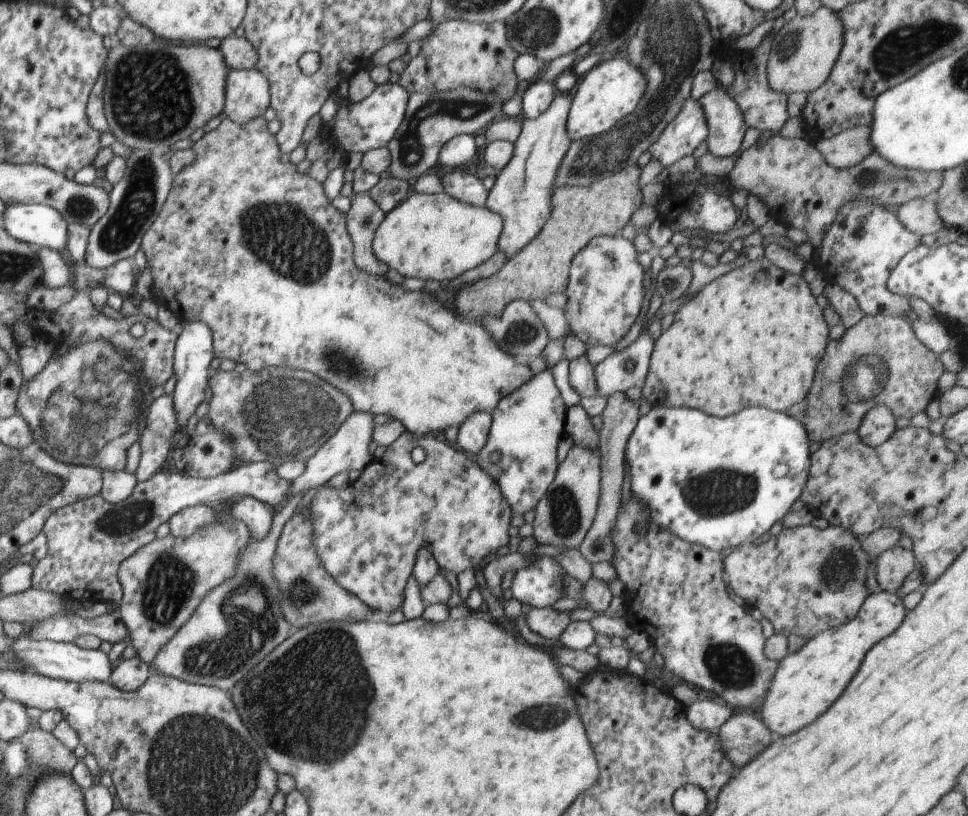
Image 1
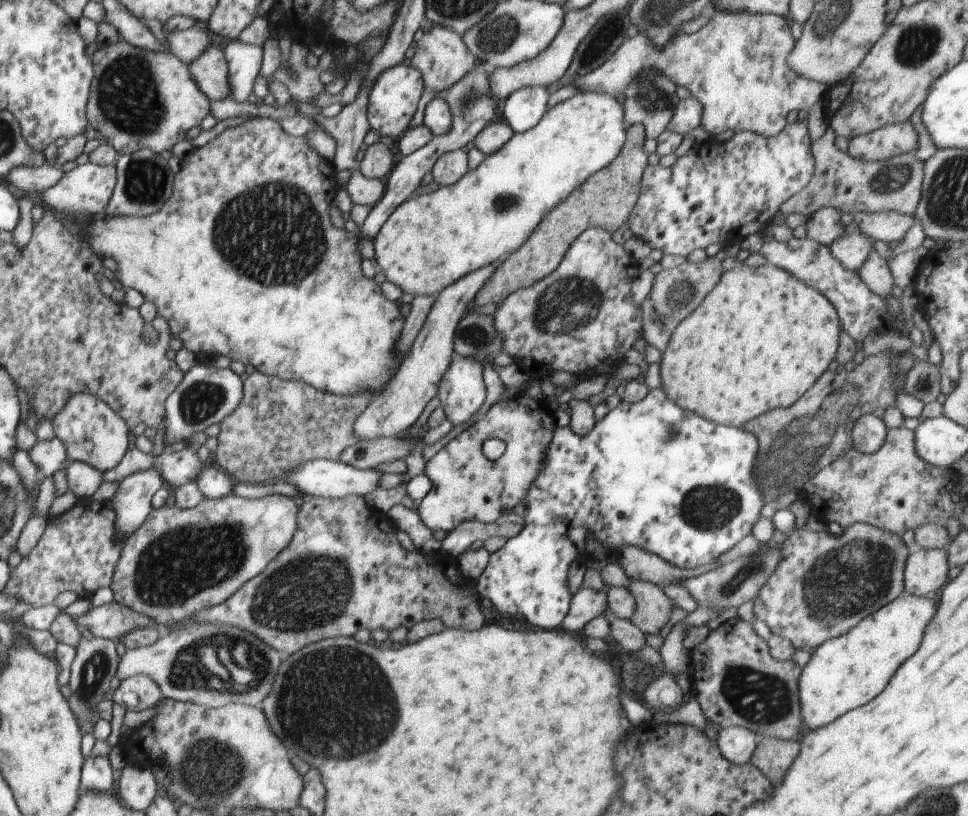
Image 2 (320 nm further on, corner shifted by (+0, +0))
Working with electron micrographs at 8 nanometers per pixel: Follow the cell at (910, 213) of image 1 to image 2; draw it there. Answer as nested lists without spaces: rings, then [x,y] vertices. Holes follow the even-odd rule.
[[[854,212],[853,227],[862,230],[866,236],[874,241],[885,243],[898,242],[904,239],[908,230],[915,224],[915,216],[900,212],[880,212],[868,214],[868,212]]]

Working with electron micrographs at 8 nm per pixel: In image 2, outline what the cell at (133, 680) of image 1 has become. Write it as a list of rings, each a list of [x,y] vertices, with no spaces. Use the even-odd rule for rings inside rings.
[[[134,675],[120,683],[113,702],[130,712],[142,712],[154,707],[162,698],[164,696],[155,680],[148,675]]]

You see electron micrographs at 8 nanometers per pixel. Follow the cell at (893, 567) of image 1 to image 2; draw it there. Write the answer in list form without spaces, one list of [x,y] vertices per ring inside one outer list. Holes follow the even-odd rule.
[[[921,549],[907,558],[904,593],[924,596],[940,590],[948,578],[947,549]]]

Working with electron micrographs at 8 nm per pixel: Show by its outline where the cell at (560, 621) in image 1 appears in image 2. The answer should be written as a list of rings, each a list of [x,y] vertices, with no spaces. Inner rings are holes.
[[[582,587],[572,596],[568,614],[563,620],[561,628],[570,632],[582,630],[590,619],[604,615],[606,611],[608,611],[606,588]]]

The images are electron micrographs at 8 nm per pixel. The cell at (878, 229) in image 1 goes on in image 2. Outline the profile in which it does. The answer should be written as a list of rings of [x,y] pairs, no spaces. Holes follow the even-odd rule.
[[[845,227],[829,250],[847,269],[858,271],[874,250],[874,240],[857,227]]]

